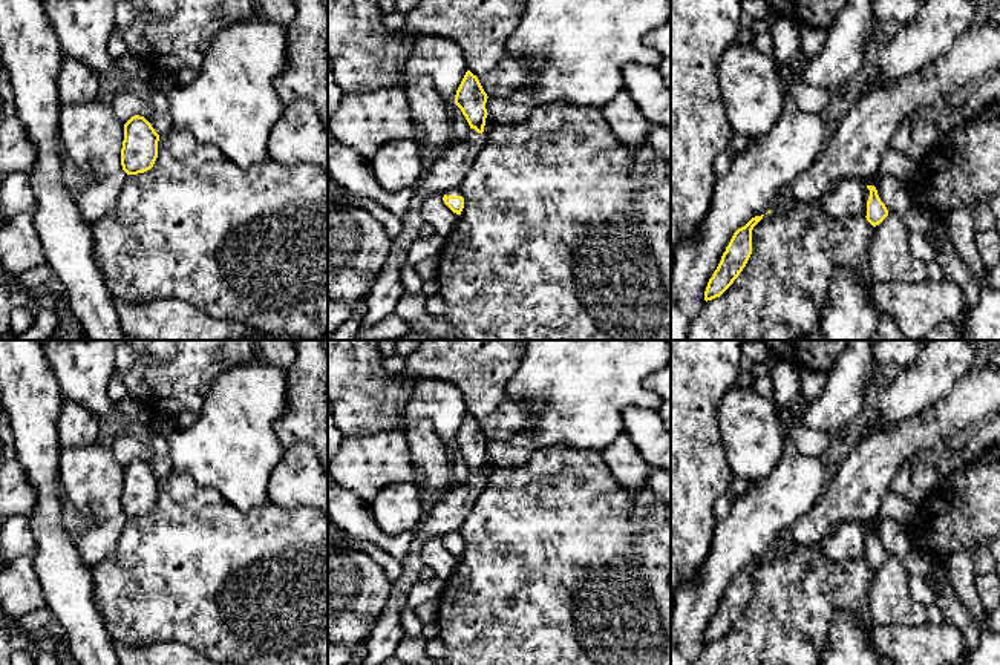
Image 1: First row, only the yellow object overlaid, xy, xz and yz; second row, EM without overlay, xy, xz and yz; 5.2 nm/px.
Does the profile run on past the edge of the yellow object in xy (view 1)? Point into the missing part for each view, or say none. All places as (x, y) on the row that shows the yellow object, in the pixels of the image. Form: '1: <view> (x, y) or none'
1: none

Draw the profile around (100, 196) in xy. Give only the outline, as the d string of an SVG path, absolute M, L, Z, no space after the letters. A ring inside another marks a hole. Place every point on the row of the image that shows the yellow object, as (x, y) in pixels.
M121 169L104 179L93 179L75 196L77 208L87 224L95 224L113 208L126 178L127 173Z

